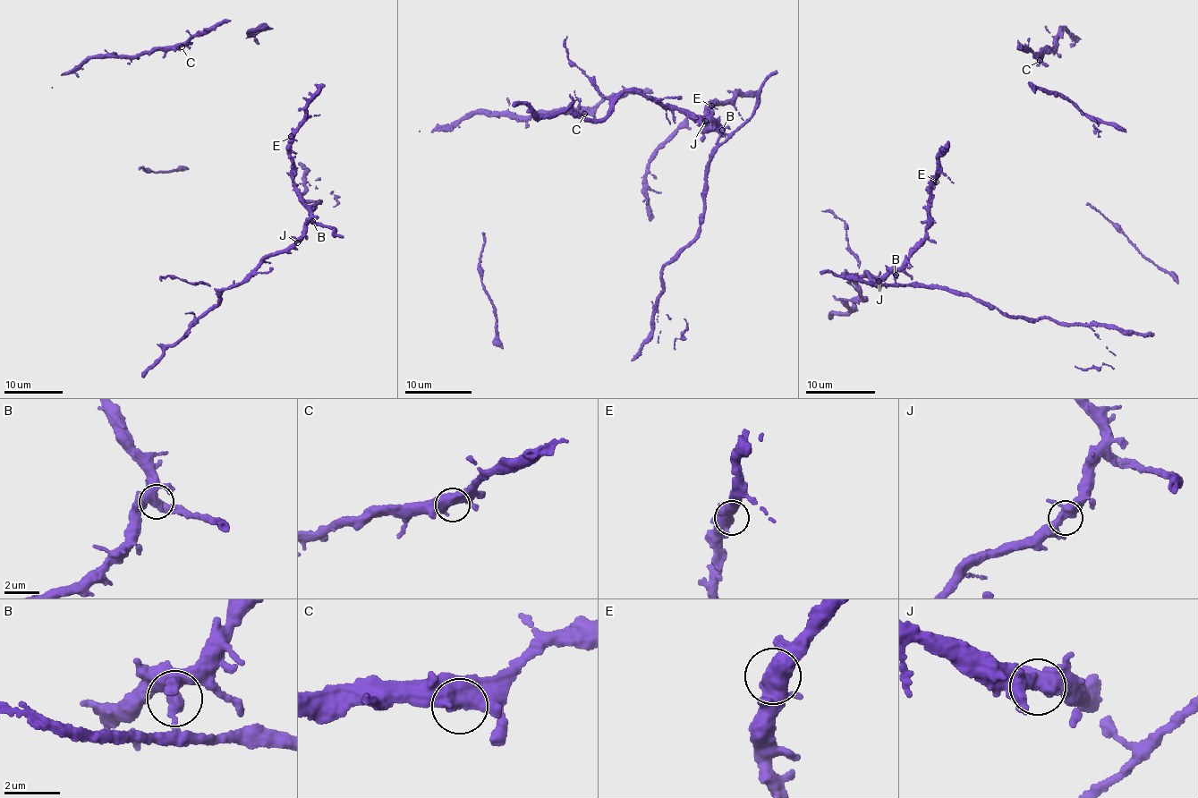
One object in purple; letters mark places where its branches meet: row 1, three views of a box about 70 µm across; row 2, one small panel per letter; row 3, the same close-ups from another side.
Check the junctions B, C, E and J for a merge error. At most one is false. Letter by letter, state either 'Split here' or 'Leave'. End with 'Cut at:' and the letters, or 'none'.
B: Split here
C: Leave
E: Leave
J: Leave
Cut at: B

